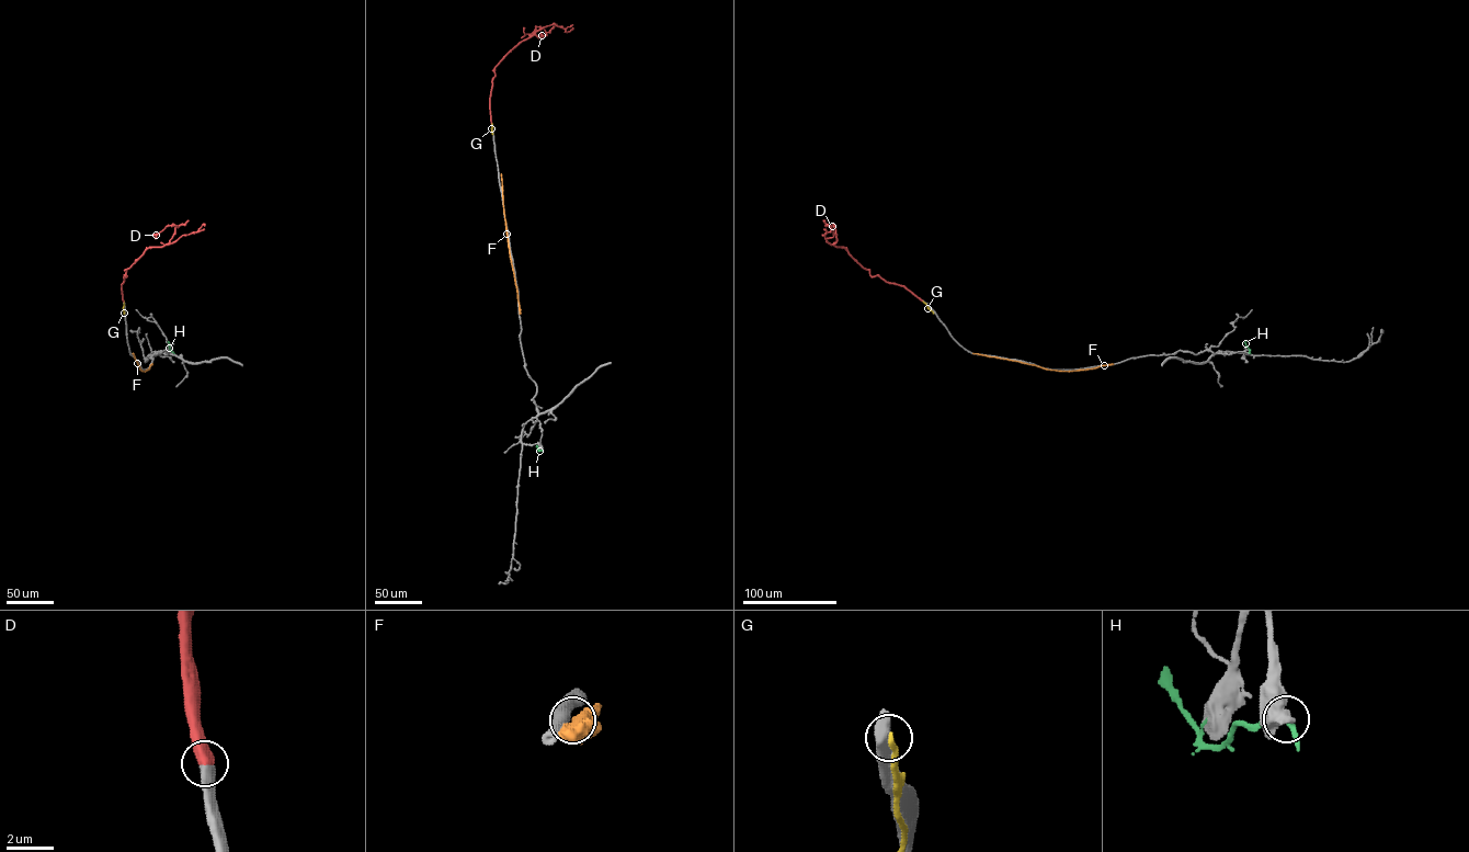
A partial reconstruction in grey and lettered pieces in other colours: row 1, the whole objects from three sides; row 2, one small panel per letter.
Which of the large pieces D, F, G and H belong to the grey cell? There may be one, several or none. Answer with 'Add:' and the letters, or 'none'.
Add: D

